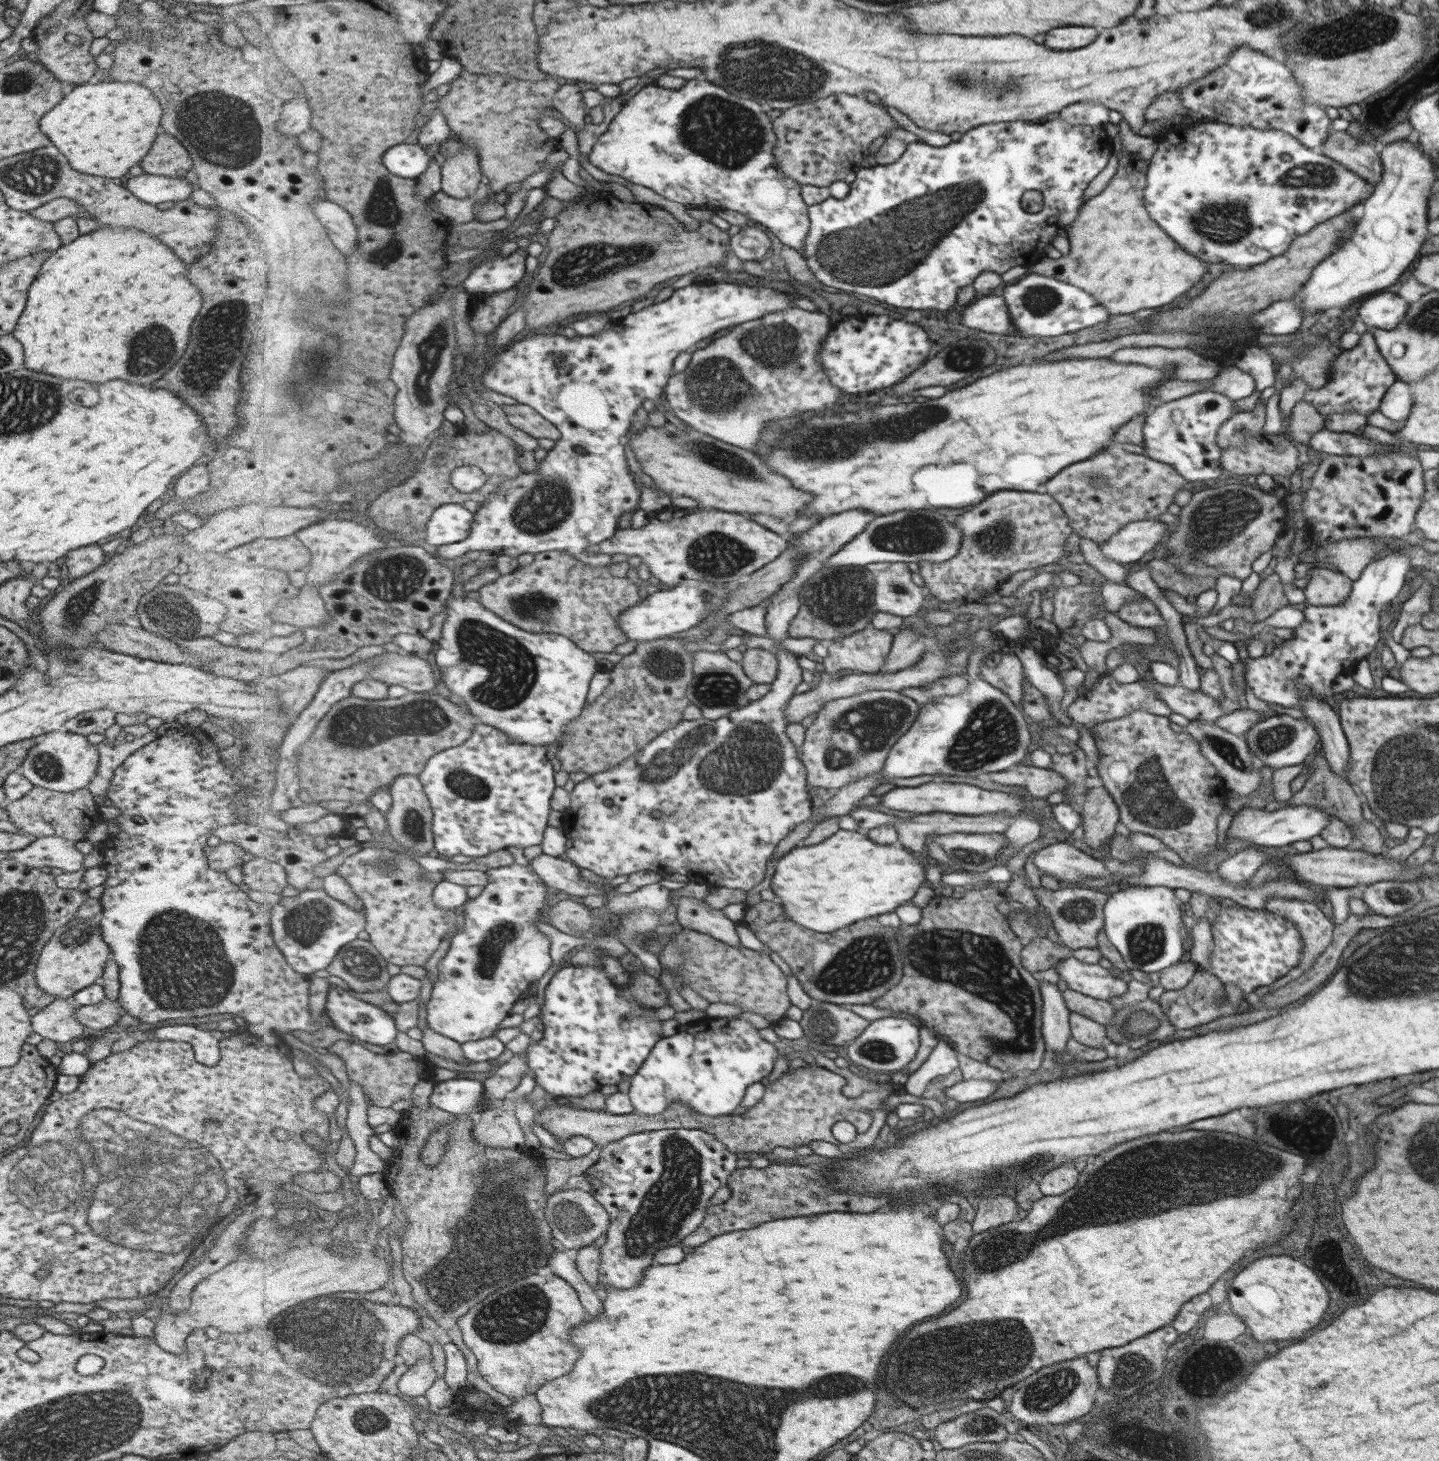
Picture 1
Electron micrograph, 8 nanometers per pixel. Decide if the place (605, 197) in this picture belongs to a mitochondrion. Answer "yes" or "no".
no

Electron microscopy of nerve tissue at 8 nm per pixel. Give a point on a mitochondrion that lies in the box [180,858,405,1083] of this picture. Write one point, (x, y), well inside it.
(305, 924)

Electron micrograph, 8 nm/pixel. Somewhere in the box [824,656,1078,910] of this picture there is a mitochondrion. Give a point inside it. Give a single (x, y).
(990, 733)

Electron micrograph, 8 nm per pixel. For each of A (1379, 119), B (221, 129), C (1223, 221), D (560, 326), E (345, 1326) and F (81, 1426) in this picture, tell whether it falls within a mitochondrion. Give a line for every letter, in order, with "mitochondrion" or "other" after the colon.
A: mitochondrion
B: mitochondrion
C: mitochondrion
D: other
E: mitochondrion
F: mitochondrion

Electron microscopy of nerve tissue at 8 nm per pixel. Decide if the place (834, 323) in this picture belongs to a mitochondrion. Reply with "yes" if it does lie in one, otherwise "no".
no

